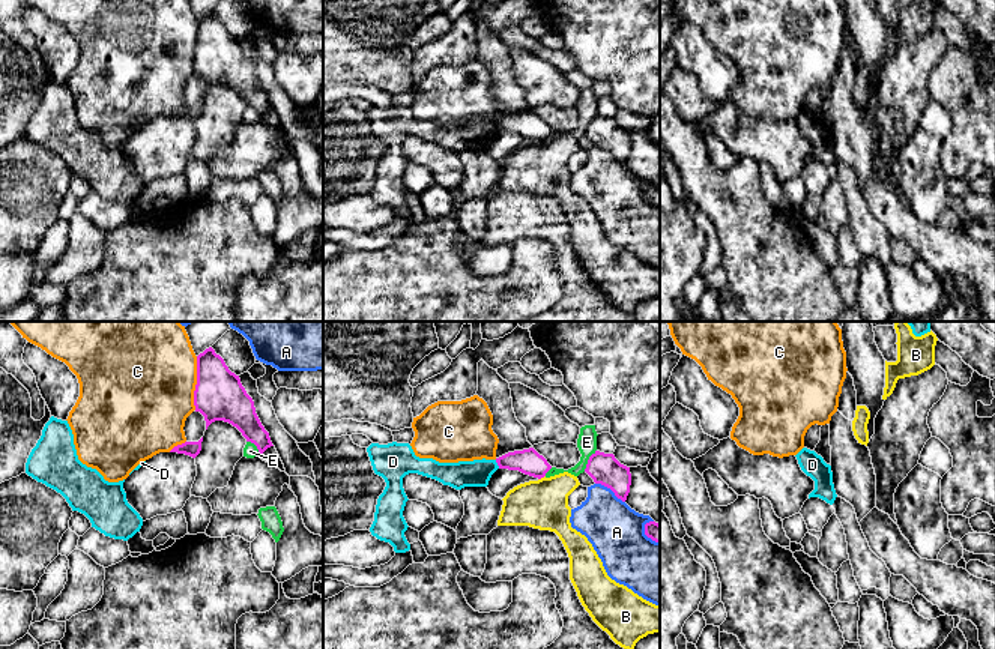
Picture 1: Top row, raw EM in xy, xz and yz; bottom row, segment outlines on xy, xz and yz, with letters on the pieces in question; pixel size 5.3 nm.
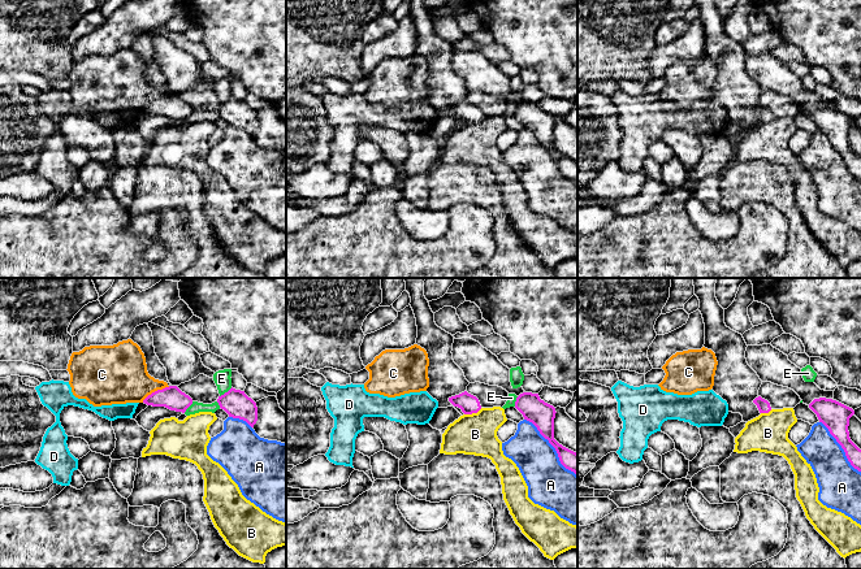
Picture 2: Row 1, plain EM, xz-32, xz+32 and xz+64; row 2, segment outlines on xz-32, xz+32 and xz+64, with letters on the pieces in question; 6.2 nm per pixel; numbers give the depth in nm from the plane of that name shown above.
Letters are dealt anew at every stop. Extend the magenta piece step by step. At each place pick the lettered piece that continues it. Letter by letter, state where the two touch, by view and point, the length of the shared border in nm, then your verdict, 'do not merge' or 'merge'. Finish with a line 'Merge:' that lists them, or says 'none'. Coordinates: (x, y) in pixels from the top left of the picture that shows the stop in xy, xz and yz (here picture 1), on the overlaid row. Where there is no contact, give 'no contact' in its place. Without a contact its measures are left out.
A: xz (610, 489) | 190 nm | do not merge
B: xz (541, 476) | 50 nm | do not merge
C: xy (197, 383) | 280 nm | do not merge
D: xz (498, 464) | 50 nm | do not merge
E: xz (588, 460) | 140 nm | do not merge
Merge: none

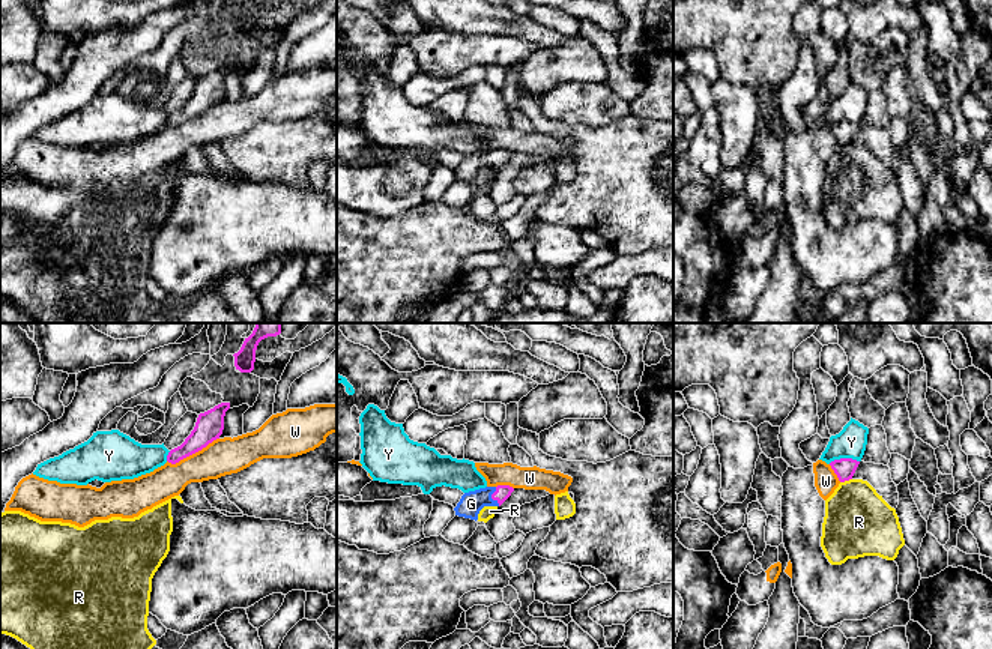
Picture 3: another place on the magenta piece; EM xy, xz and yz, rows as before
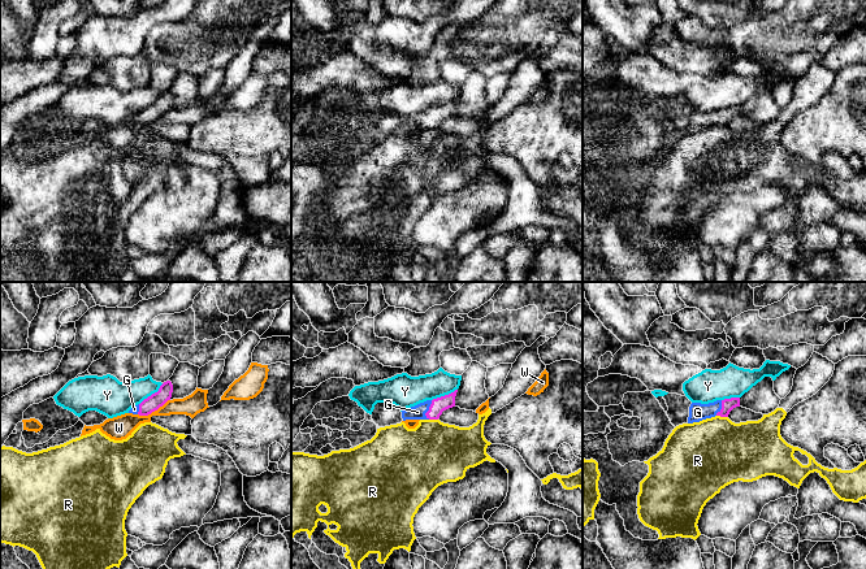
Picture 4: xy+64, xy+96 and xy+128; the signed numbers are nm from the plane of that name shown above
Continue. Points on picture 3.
G: xz (492, 496) | 110 nm | merge
R: yz (845, 479) | 70 nm | do not merge
W: xy (193, 452) | 300 nm | do not merge
Y: yz (843, 458) | 170 nm | do not merge
Merge: G

